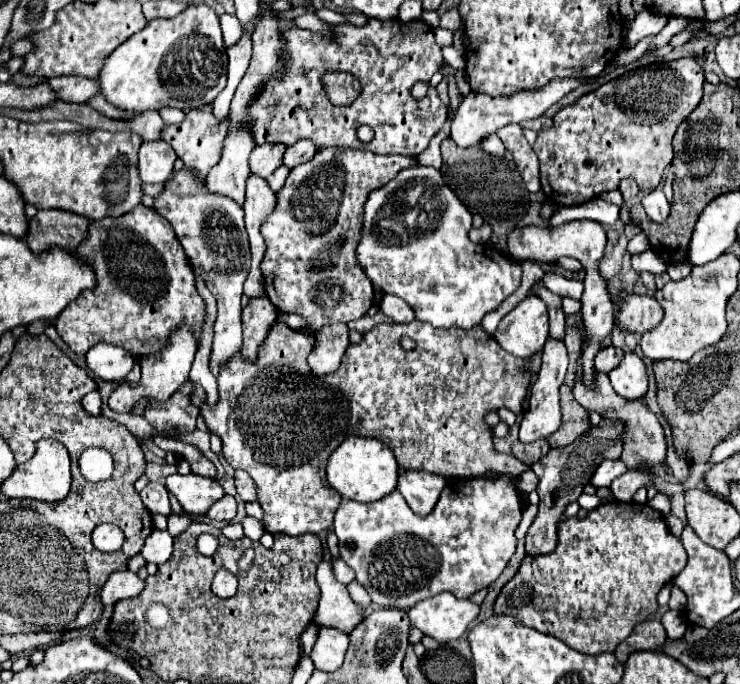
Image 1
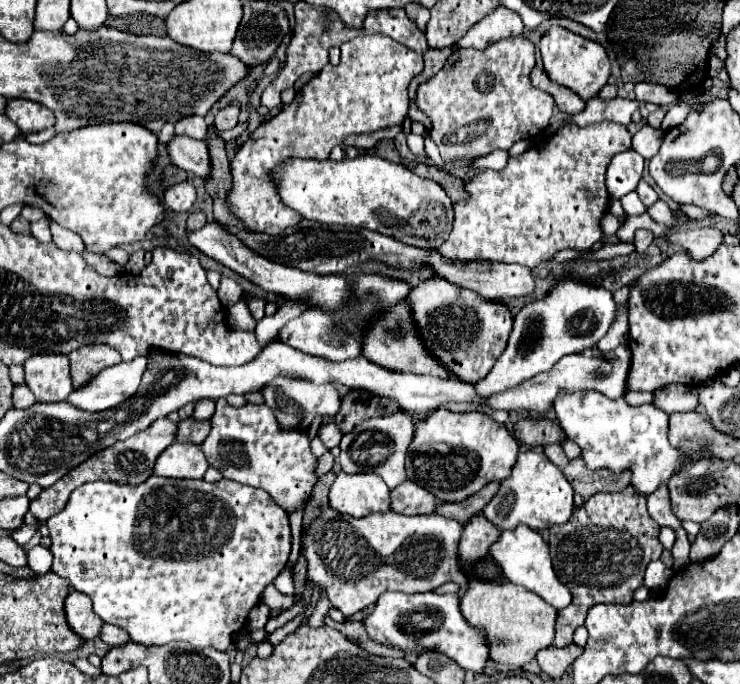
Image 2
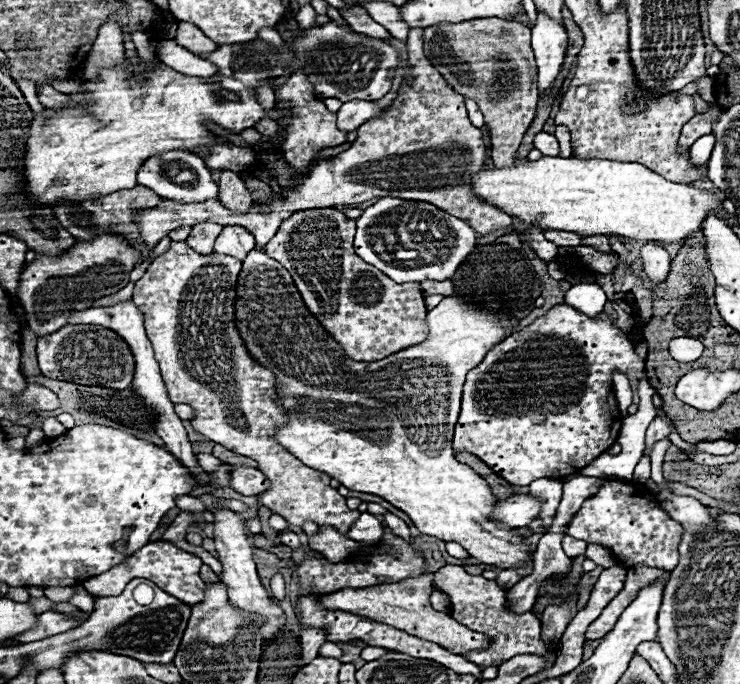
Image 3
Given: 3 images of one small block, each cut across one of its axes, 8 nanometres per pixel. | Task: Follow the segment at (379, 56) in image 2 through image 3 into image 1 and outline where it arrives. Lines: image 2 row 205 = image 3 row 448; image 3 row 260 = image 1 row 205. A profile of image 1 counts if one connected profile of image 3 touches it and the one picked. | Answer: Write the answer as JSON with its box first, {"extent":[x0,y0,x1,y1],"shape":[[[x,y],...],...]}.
{"extent":[154,168,250,376],"shape":[[[180,168],[170,180],[164,182],[164,190],[154,198],[154,210],[164,216],[172,228],[176,230],[176,236],[194,268],[194,272],[204,280],[204,284],[208,286],[208,290],[212,292],[212,296],[216,298],[218,304],[218,316],[214,322],[214,346],[212,346],[212,354],[210,354],[210,368],[212,372],[218,376],[220,370],[220,362],[226,362],[234,352],[240,350],[242,346],[242,326],[240,326],[240,298],[242,298],[242,284],[250,272],[250,242],[246,236],[246,228],[244,228],[244,210],[228,196],[224,194],[214,194],[208,190],[206,180],[200,180],[196,176],[194,168]]]}

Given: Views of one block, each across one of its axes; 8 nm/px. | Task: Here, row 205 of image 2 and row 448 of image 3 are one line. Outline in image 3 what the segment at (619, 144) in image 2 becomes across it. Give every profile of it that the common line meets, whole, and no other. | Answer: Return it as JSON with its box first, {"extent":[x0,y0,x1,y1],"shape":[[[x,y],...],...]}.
{"extent":[454,302,644,486],"shape":[[[566,302],[556,304],[544,316],[536,318],[530,326],[522,328],[520,332],[510,334],[506,340],[496,344],[486,354],[486,358],[480,362],[480,366],[476,366],[468,372],[466,382],[464,382],[464,392],[462,392],[462,410],[460,410],[460,418],[458,418],[456,432],[454,432],[454,450],[456,452],[472,452],[474,456],[478,456],[482,462],[486,462],[498,476],[502,476],[512,486],[528,486],[530,482],[534,482],[538,478],[562,480],[578,470],[582,470],[594,458],[604,454],[612,444],[616,444],[616,438],[622,428],[622,414],[618,410],[618,404],[616,404],[616,398],[612,392],[612,374],[614,372],[626,374],[636,380],[640,380],[640,376],[644,376],[644,358],[640,358],[636,354],[636,344],[630,340],[630,336],[624,334],[620,328],[616,328],[614,320],[610,320],[606,312],[602,312],[598,318],[590,318],[590,316],[578,312],[576,308],[568,306]]]}

